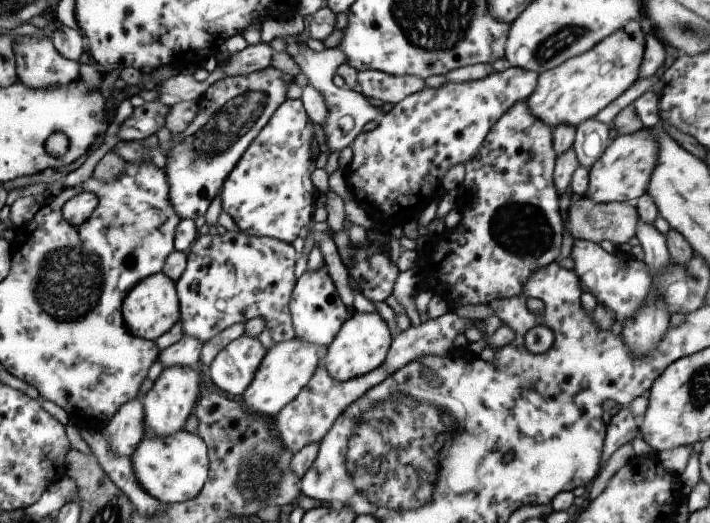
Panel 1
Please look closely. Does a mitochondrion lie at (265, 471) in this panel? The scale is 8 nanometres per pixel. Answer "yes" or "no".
yes

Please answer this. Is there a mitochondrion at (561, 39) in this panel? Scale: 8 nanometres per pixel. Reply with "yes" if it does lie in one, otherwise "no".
yes

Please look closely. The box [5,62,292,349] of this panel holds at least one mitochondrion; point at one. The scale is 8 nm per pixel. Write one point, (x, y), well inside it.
(64, 289)

